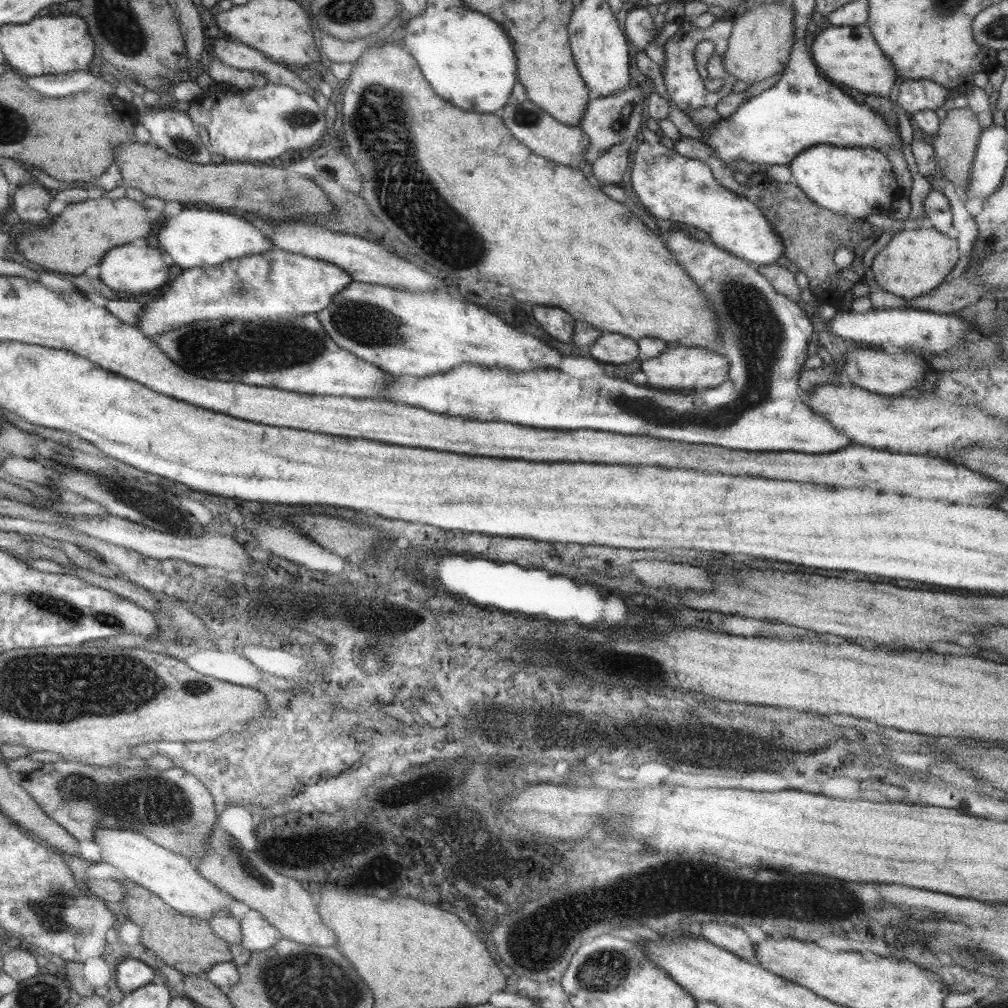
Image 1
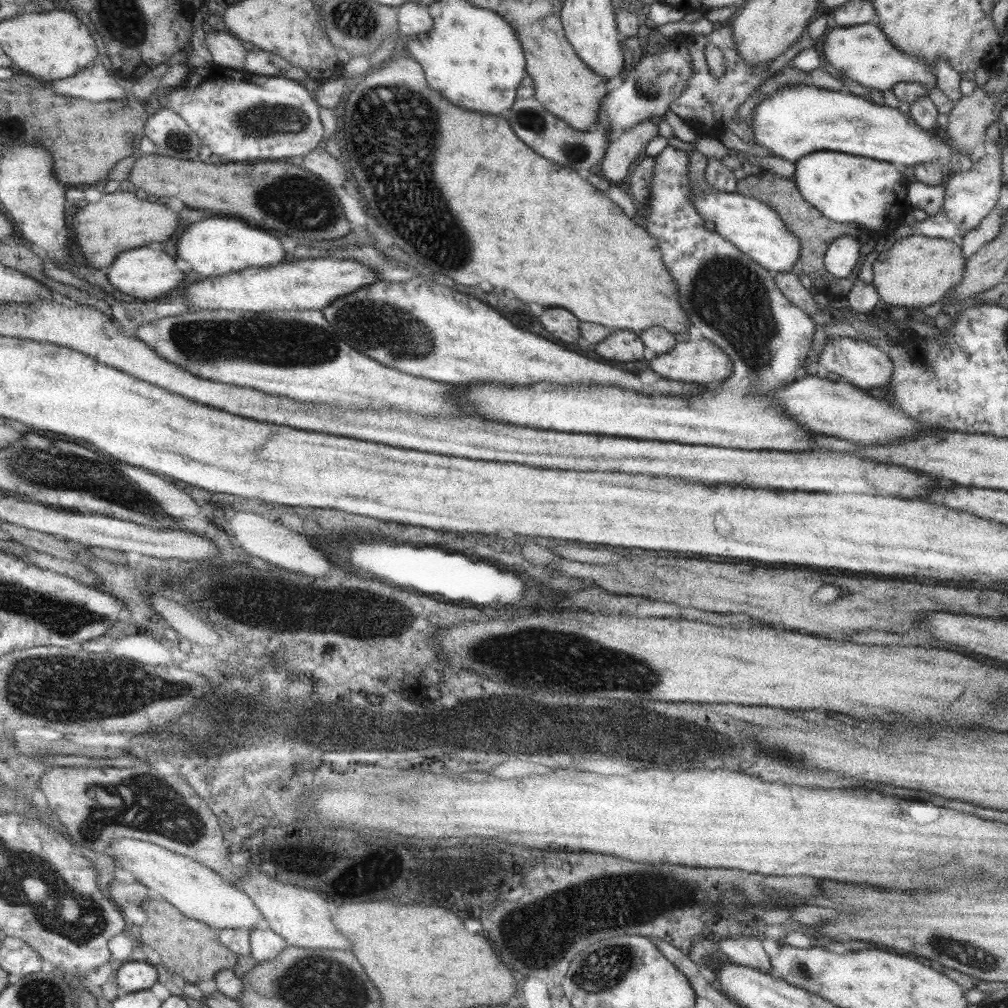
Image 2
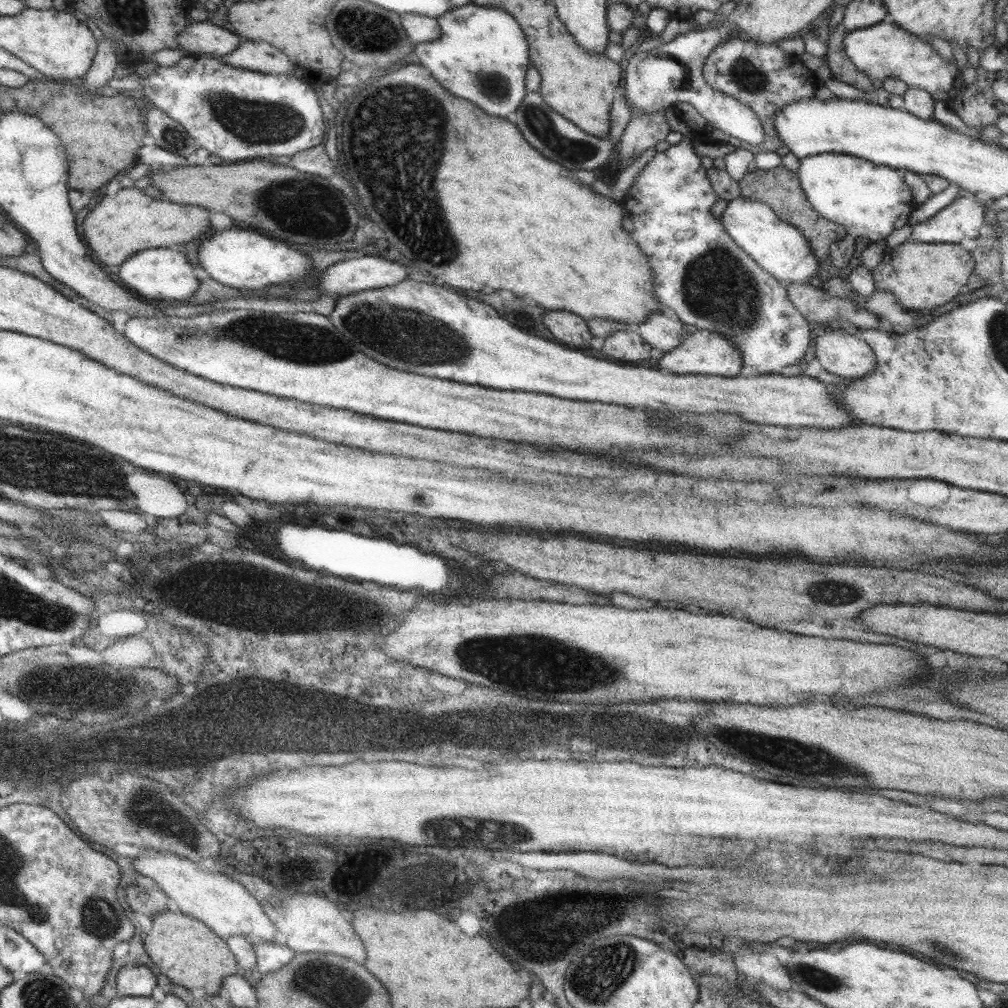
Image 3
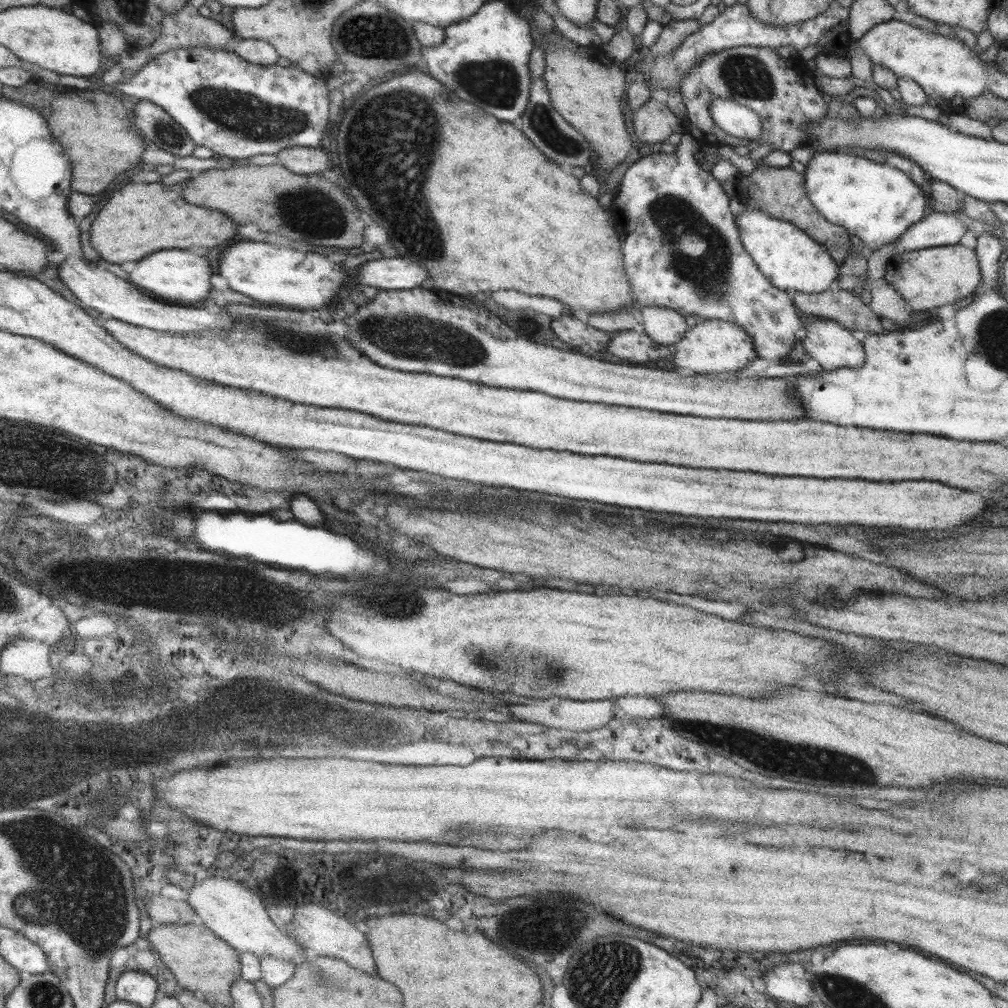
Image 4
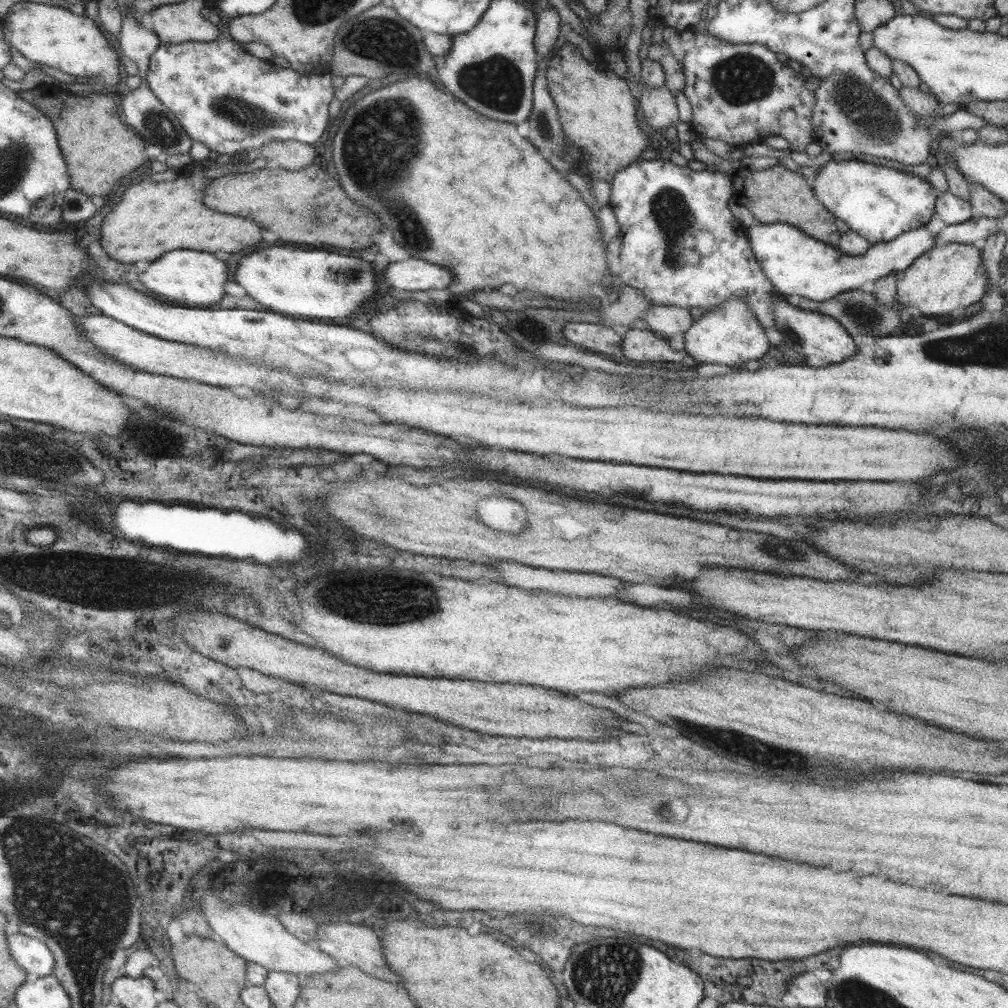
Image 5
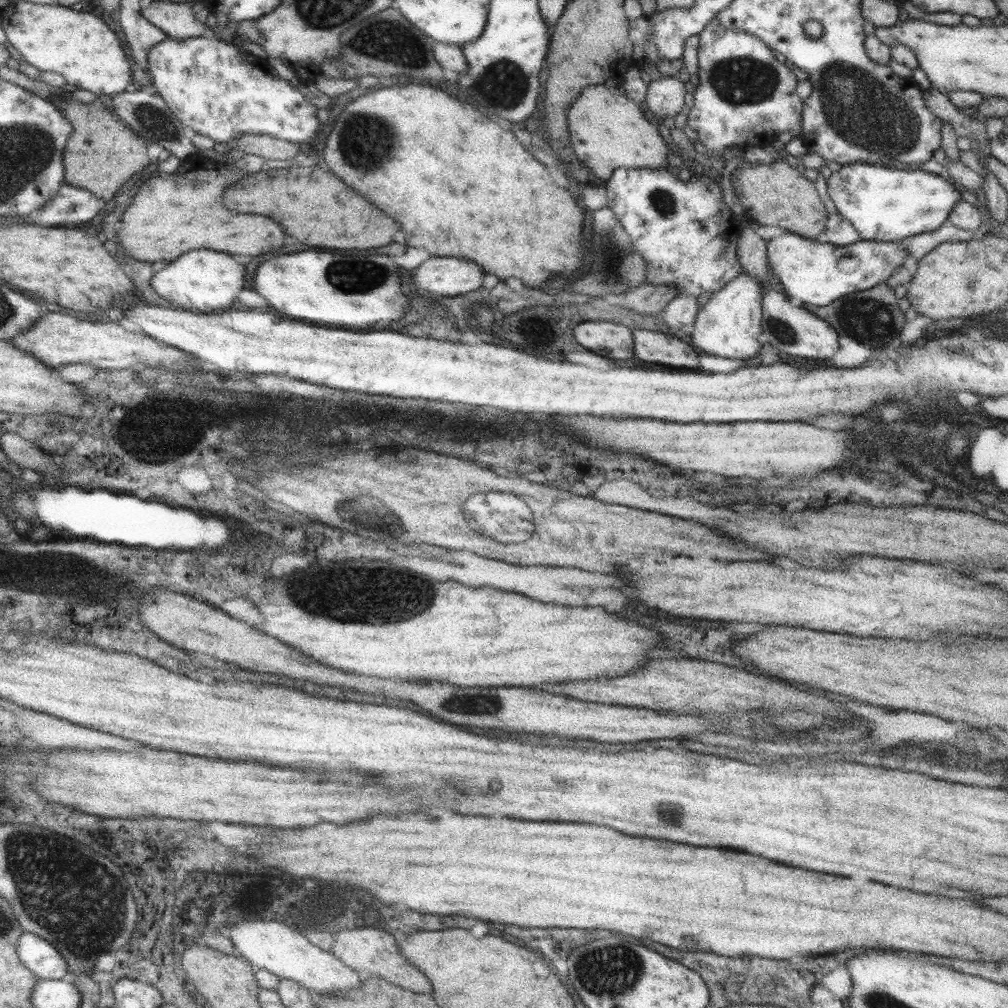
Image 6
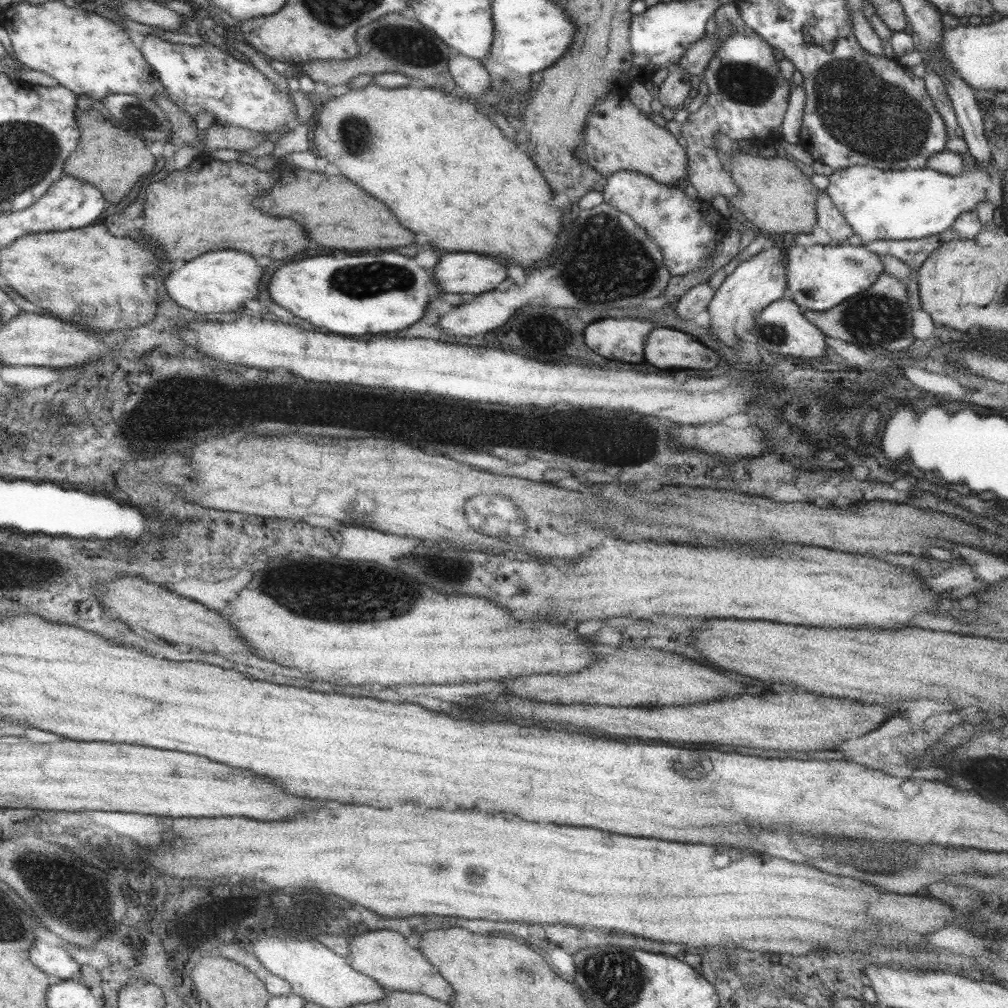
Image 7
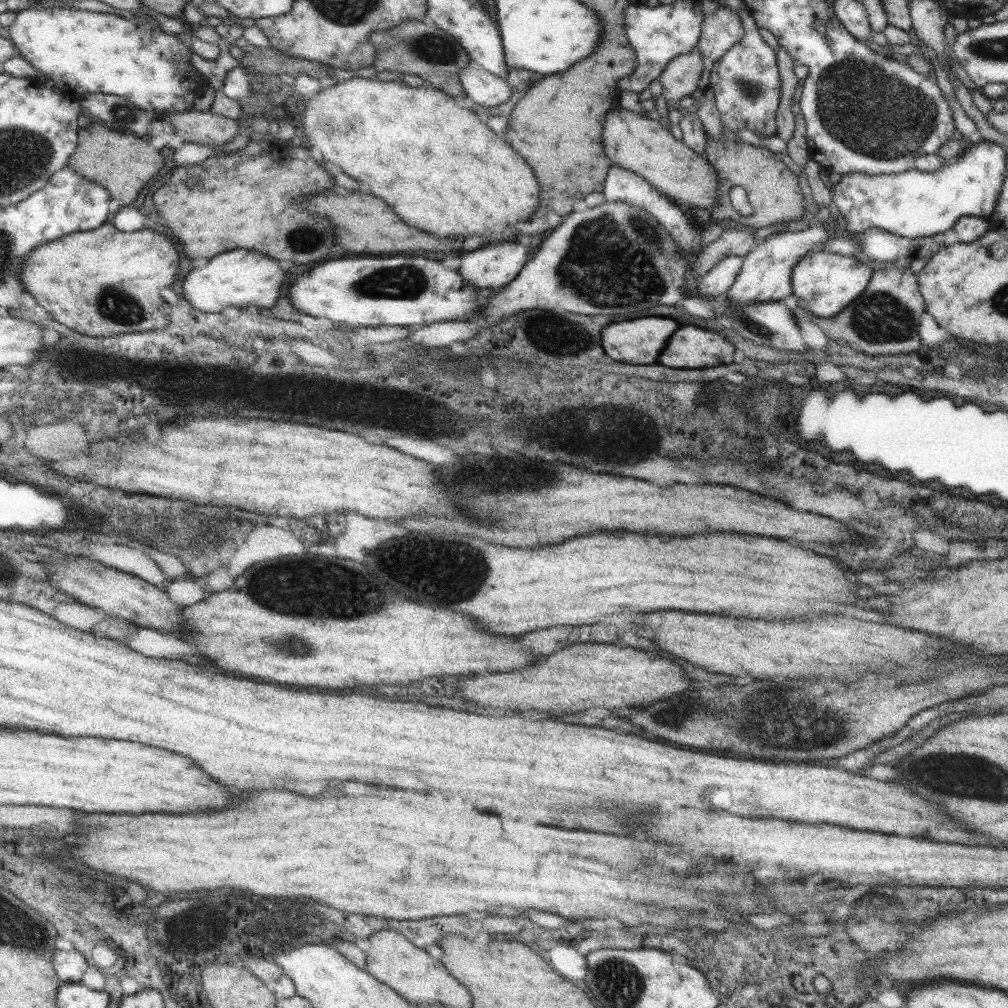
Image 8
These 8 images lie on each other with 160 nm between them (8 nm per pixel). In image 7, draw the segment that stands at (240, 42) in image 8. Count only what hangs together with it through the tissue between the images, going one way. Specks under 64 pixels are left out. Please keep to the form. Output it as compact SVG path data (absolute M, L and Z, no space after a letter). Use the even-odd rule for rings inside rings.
M387 13L377 18L377 26L375 22L371 22L369 26L361 26L355 32L354 38L358 53L352 59L313 59L295 66L300 74L310 76L315 82L323 82L329 88L337 84L347 85L357 74L379 74L387 70L407 75L415 84L445 92L449 92L456 85L447 70L447 61L455 54L455 50L409 14Z

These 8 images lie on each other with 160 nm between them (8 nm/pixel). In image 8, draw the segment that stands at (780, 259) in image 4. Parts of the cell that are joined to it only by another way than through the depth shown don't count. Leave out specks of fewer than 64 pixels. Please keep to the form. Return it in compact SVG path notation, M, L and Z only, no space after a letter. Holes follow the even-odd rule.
M809 252L803 255L791 271L791 300L803 300L799 306L809 310L815 316L829 318L843 310L856 296L859 296L869 284L872 269L866 263L859 262L853 255L842 256L833 252Z

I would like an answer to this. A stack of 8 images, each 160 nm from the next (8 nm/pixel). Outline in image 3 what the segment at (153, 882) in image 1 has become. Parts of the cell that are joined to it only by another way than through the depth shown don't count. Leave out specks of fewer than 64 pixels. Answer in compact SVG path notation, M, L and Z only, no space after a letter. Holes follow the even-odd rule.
M147 849L138 856L139 858L135 858L133 862L137 872L151 878L165 896L177 905L179 911L200 920L219 938L225 940L229 936L237 935L244 936L252 945L259 942L275 943L273 934L276 926L263 912L260 902L247 890L243 890L243 886L237 884L235 880L229 880L223 874L203 872L197 868L194 861L165 851Z

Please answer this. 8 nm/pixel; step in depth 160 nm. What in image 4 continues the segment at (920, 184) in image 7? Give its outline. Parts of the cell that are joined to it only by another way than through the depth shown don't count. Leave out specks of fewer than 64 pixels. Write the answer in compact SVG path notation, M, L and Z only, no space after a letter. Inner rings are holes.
M820 151L809 158L802 175L807 198L817 212L827 222L857 236L871 252L895 242L906 228L923 218L926 194L906 173L887 163L877 164L850 153Z

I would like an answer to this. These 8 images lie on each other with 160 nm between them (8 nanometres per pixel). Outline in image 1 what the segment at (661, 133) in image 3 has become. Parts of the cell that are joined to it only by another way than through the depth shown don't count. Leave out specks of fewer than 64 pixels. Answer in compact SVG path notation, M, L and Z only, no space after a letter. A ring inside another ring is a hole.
M639 136L630 140L615 144L608 148L599 156L593 164L591 164L592 182L595 186L601 188L606 184L615 184L620 182L625 170L627 170L627 162L629 148L637 142Z

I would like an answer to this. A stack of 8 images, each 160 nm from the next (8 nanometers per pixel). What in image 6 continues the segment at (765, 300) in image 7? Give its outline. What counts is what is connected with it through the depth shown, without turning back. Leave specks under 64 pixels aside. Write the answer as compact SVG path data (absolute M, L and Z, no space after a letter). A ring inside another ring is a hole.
M740 272L717 292L711 294L694 318L693 331L690 334L693 346L705 354L723 358L755 358L759 356L761 343L757 336L762 333L762 308L760 305L765 278L754 278L746 272Z

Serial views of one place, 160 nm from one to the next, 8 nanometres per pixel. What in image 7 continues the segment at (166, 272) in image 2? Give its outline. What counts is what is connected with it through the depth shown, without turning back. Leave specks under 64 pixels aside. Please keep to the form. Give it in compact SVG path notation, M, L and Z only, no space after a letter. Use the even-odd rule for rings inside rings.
M215 250L207 256L185 262L179 270L167 274L163 284L169 298L181 308L199 312L199 314L226 314L242 308L247 299L255 299L258 292L255 286L261 276L261 266L255 266L255 260L245 252L235 250Z

